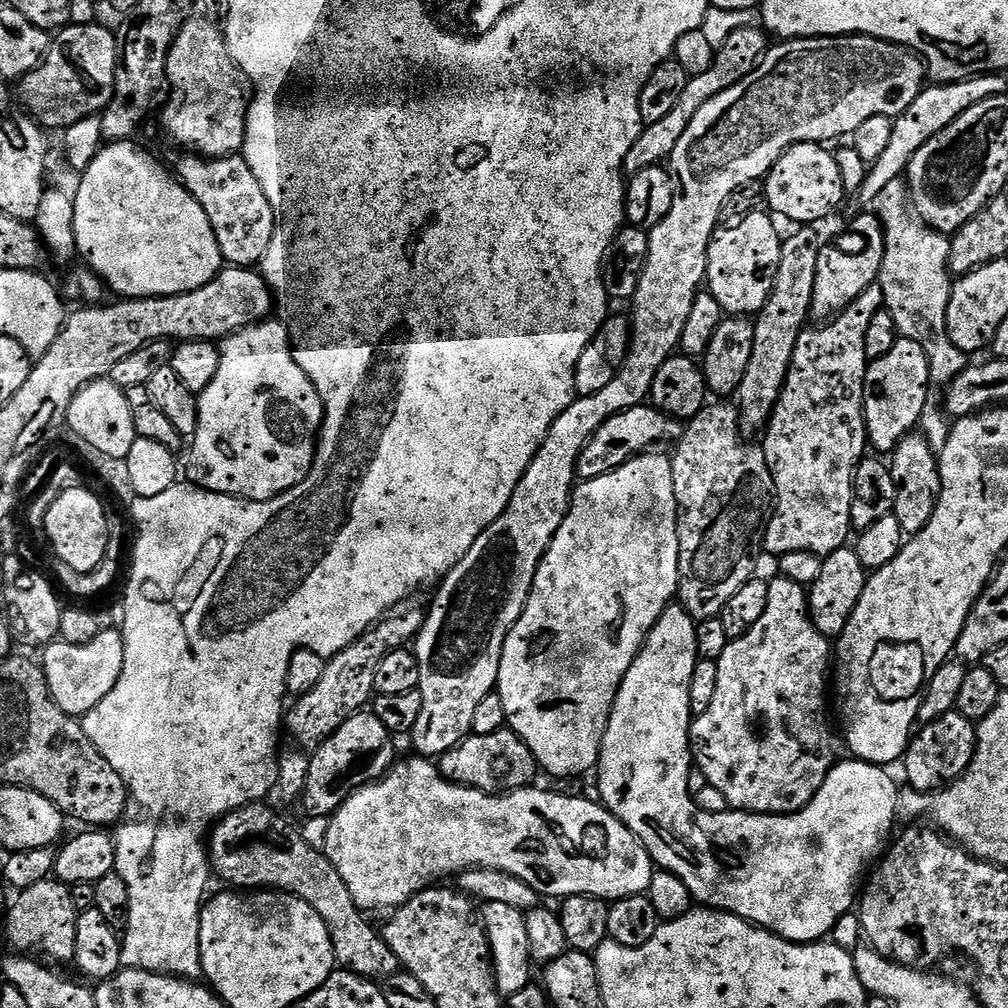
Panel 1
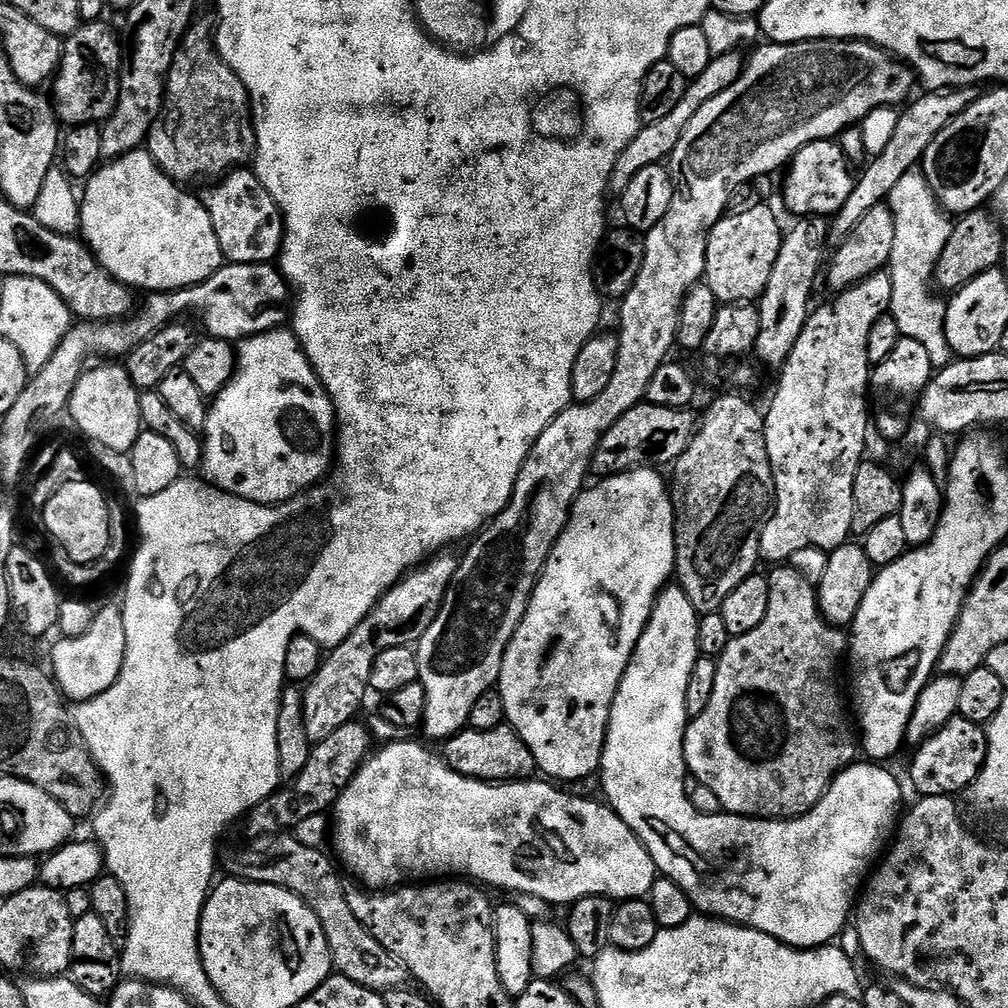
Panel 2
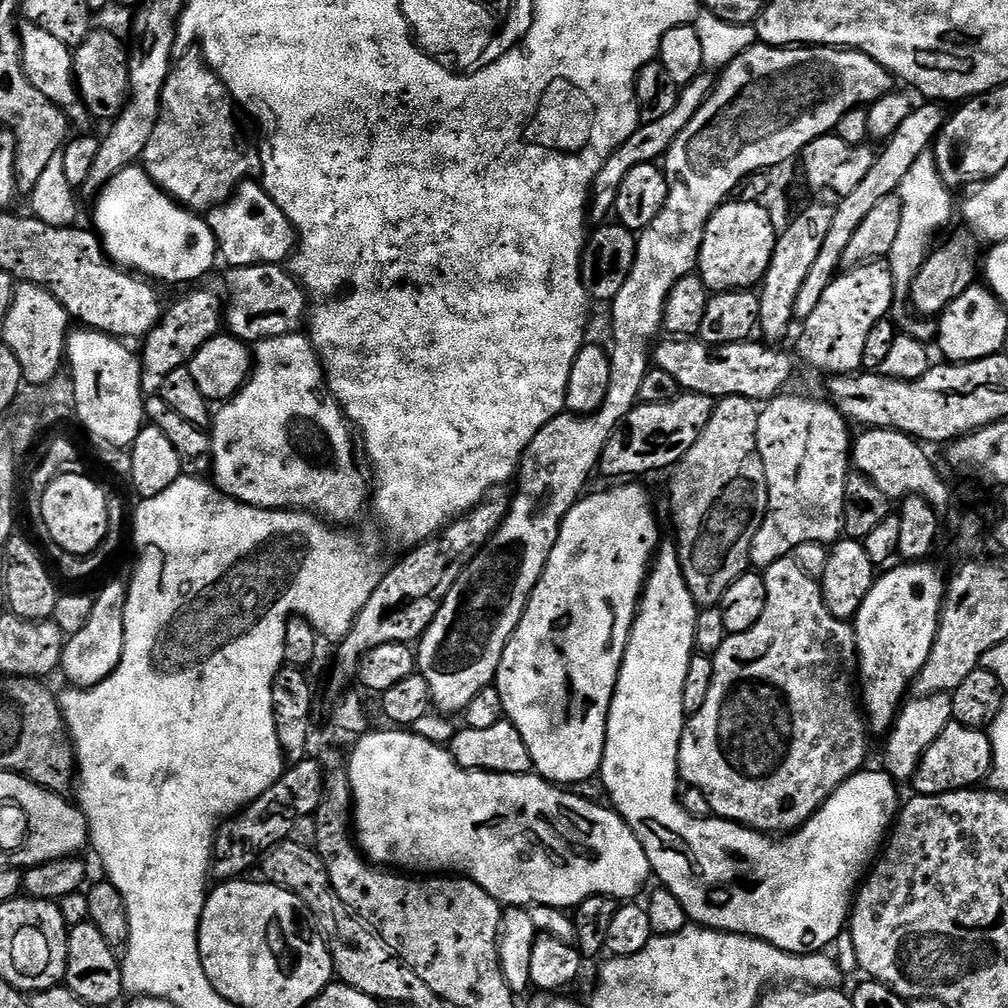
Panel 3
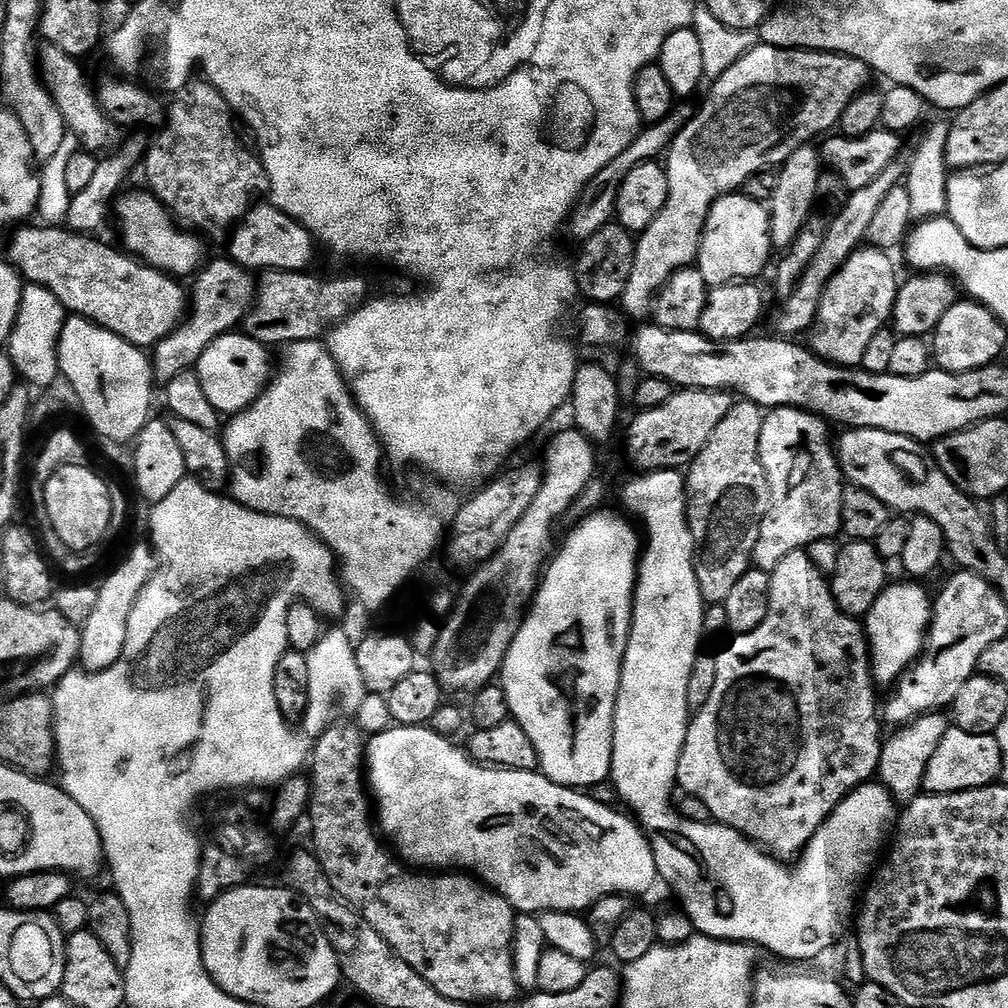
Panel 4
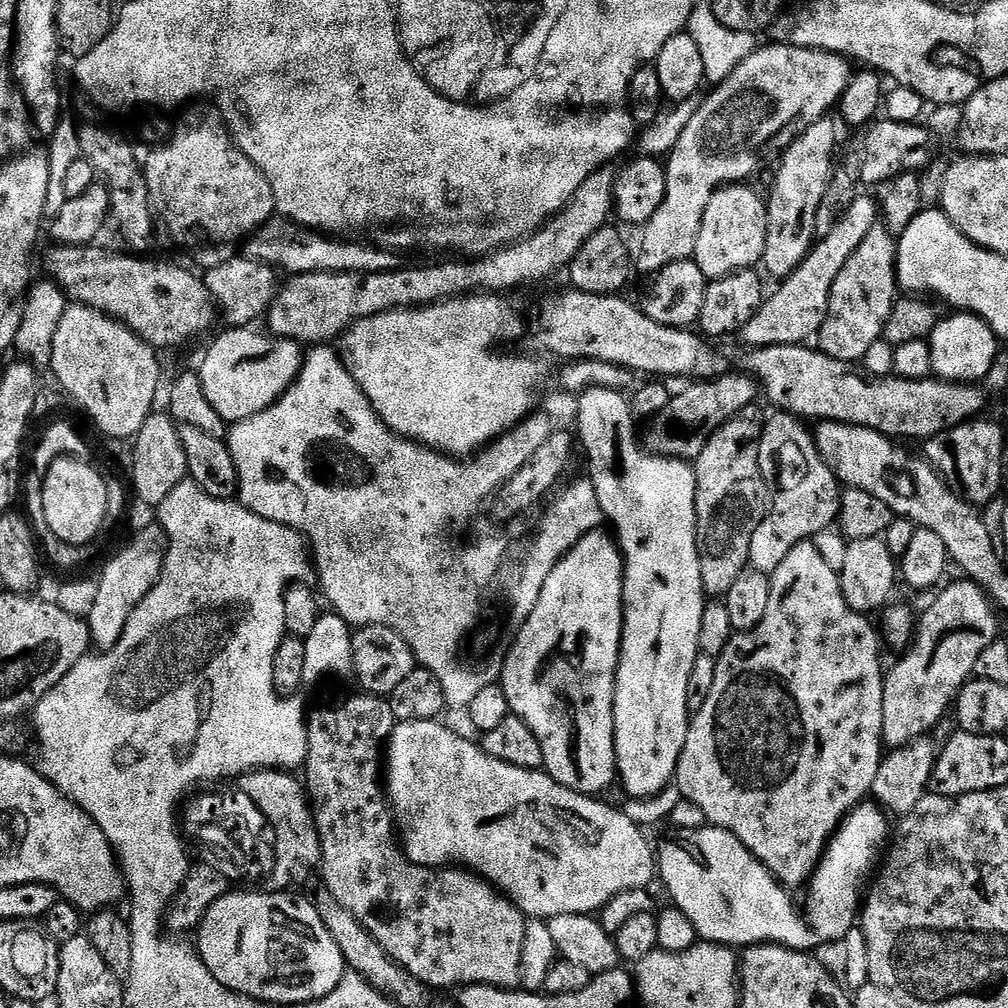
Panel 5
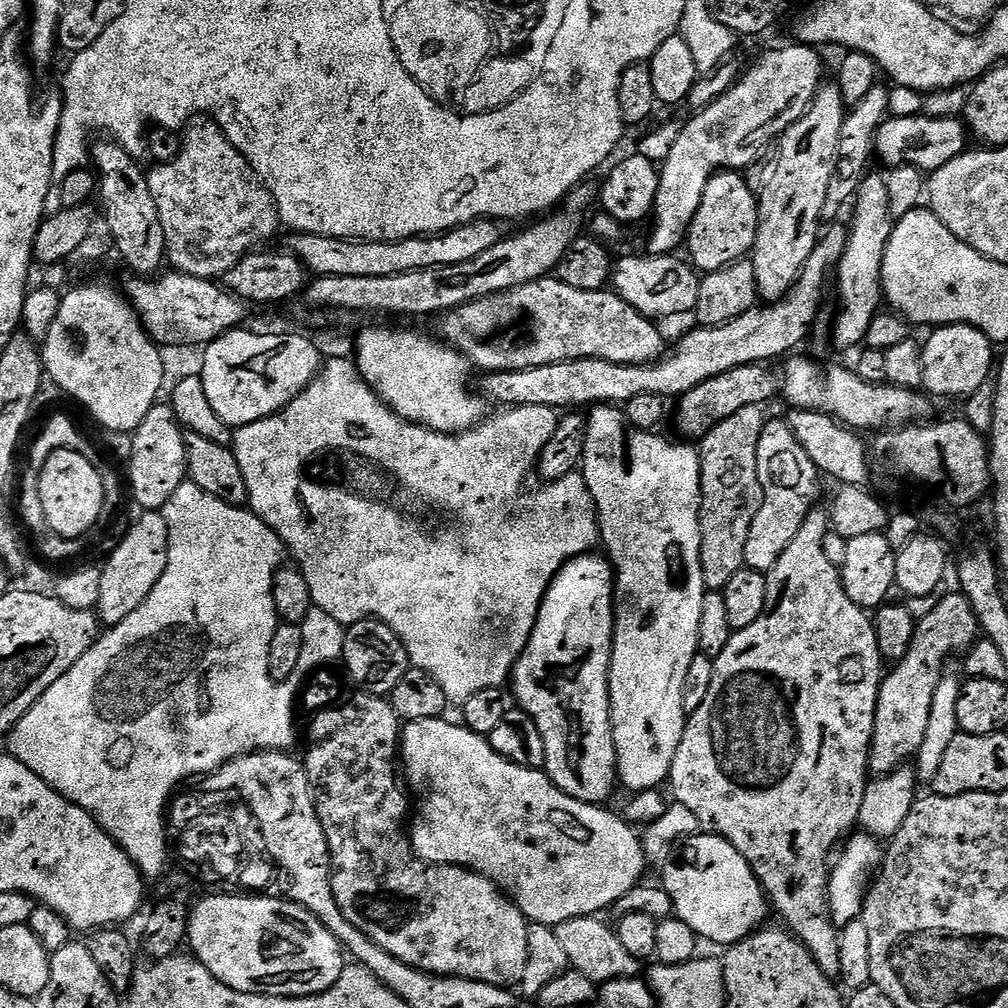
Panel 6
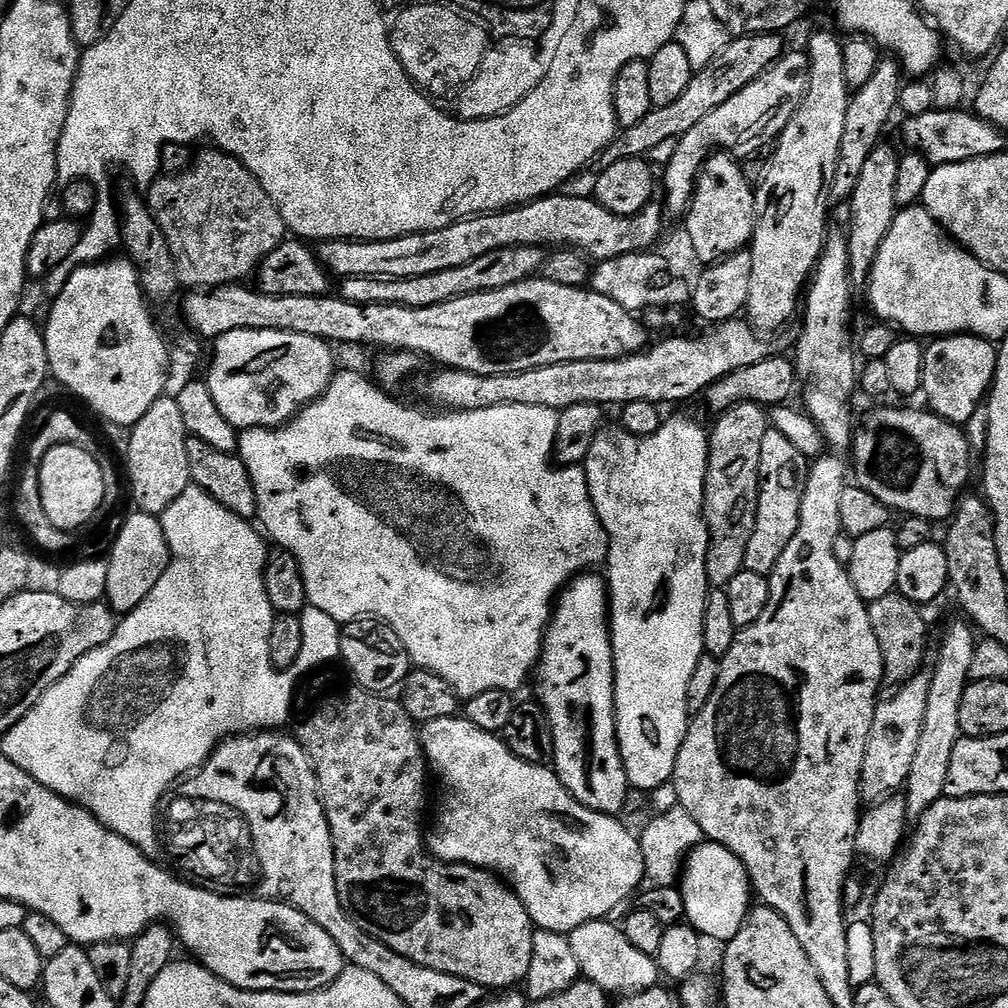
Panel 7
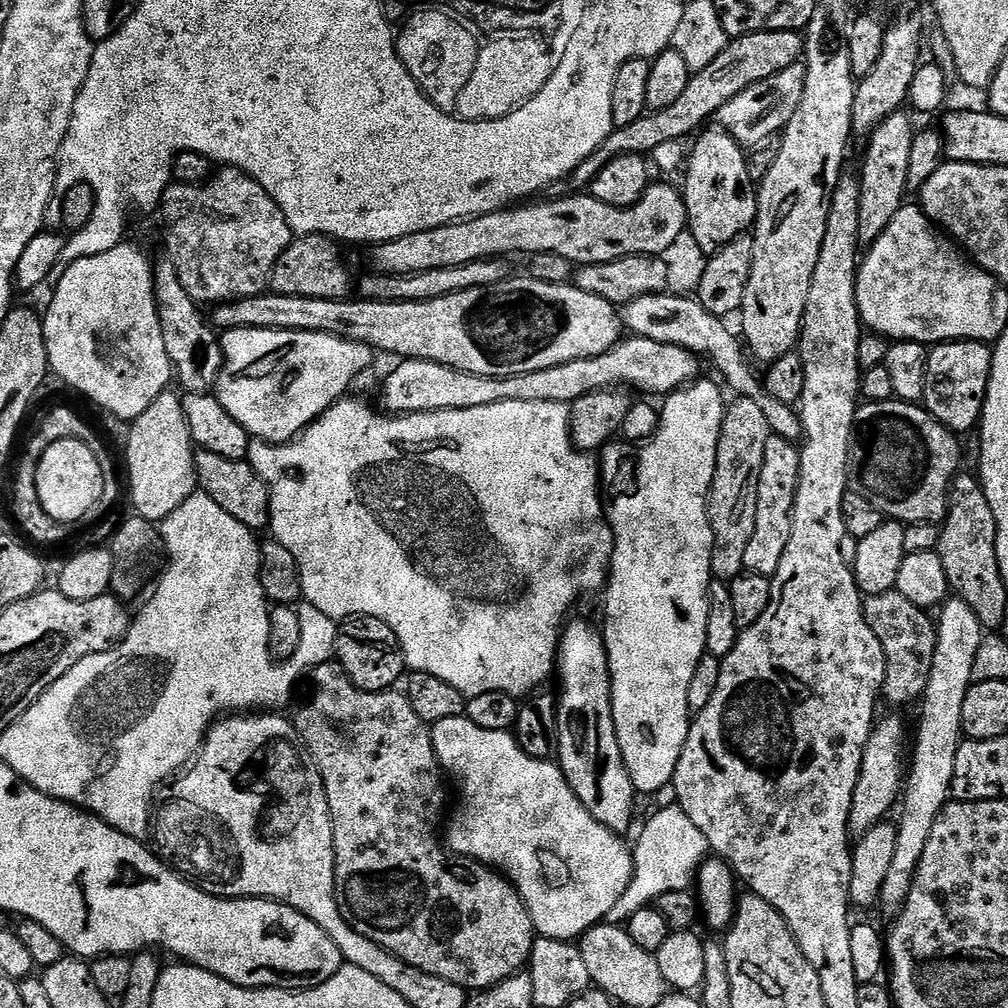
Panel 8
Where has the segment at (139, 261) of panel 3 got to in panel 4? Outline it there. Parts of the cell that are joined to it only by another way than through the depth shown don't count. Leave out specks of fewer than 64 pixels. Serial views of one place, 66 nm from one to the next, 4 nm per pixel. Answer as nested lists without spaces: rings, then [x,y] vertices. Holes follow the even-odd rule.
[[[125,191],[115,201],[114,216],[120,219],[120,232],[124,235],[125,244],[123,247],[159,272],[167,272],[177,278],[191,277],[205,259],[204,248],[200,245],[201,237],[181,228],[161,200],[156,199],[151,191],[143,191]]]

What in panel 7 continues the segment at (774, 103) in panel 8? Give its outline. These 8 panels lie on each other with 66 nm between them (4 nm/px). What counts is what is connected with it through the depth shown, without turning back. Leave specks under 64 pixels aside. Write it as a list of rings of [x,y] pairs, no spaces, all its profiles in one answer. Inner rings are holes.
[[[785,51],[778,63],[770,66],[766,74],[754,78],[746,90],[738,90],[730,102],[722,102],[714,114],[706,114],[694,130],[690,130],[676,141],[676,149],[668,163],[662,168],[662,196],[669,217],[683,217],[696,195],[704,163],[717,150],[727,152],[737,158],[752,158],[763,144],[771,145],[779,141],[780,136],[791,122],[792,115],[804,101],[808,93],[808,57],[803,51]]]

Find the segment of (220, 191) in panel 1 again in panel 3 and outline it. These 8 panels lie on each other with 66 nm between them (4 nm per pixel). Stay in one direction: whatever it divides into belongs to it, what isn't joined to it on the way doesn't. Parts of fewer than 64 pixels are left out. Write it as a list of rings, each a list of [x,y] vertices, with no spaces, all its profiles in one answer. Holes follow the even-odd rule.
[[[255,179],[243,180],[232,197],[206,216],[210,230],[216,239],[218,256],[228,268],[245,268],[259,264],[283,265],[291,257],[298,244],[296,227],[278,210],[274,198]]]

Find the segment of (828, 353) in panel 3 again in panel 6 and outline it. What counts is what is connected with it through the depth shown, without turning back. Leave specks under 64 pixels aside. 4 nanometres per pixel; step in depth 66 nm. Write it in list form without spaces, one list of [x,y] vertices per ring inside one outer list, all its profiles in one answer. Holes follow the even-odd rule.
[[[876,170],[869,171],[857,190],[855,206],[856,213],[852,216],[853,224],[850,224],[848,245],[834,273],[834,284],[836,280],[836,288],[840,291],[840,313],[836,316],[832,336],[840,348],[859,349],[867,341],[870,324],[876,316],[881,315],[880,304],[882,305],[884,300],[884,283],[880,280],[882,260],[894,227],[887,175],[879,176]]]

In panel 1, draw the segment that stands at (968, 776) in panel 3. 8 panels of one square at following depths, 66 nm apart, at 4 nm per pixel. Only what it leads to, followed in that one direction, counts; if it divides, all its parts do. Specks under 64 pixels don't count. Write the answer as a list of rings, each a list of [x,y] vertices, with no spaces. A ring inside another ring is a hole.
[[[953,710],[942,714],[937,720],[927,721],[923,727],[909,740],[902,767],[904,776],[908,779],[907,787],[911,791],[933,793],[947,788],[970,766],[976,753],[977,725],[962,713]]]

